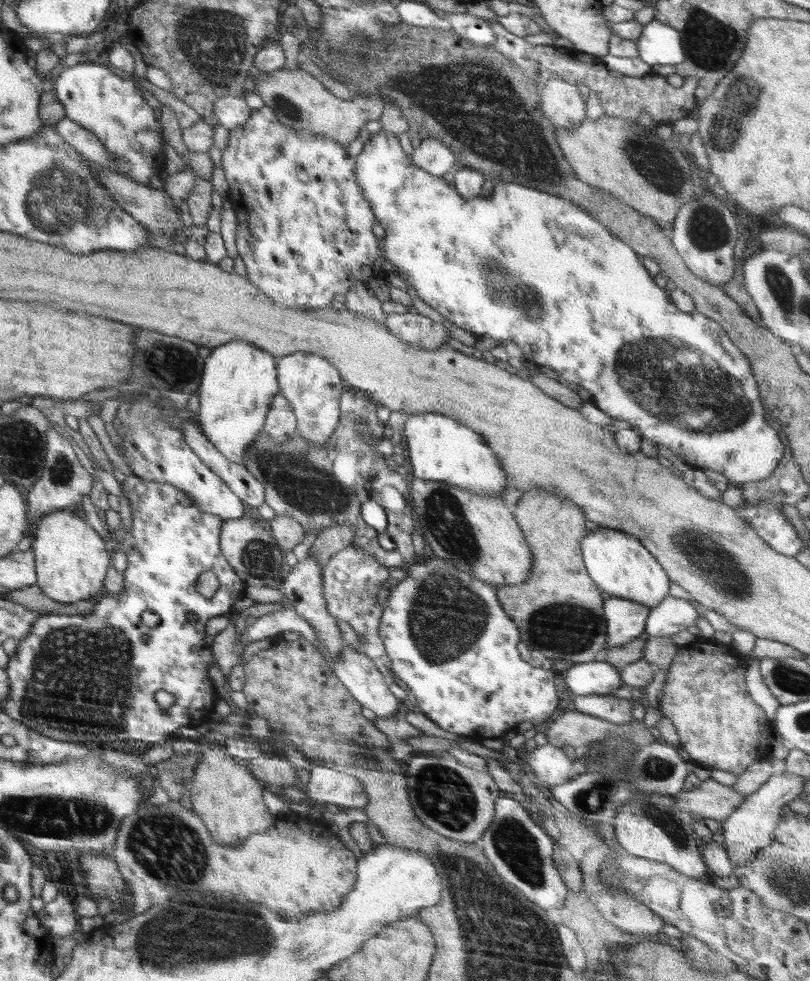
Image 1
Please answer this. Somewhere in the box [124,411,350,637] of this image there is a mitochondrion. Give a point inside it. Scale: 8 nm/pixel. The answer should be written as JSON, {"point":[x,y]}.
{"point":[258,557]}

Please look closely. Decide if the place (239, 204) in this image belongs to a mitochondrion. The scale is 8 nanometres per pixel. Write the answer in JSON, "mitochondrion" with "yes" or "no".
{"mitochondrion":"no"}

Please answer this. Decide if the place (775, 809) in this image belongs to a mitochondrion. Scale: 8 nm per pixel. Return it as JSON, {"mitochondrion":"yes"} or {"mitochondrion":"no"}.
{"mitochondrion":"no"}

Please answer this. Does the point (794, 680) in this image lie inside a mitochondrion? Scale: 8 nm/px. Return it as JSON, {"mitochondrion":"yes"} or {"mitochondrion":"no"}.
{"mitochondrion":"yes"}

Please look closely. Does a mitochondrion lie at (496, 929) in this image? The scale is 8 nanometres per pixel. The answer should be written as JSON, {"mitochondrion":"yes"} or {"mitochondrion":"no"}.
{"mitochondrion":"yes"}

